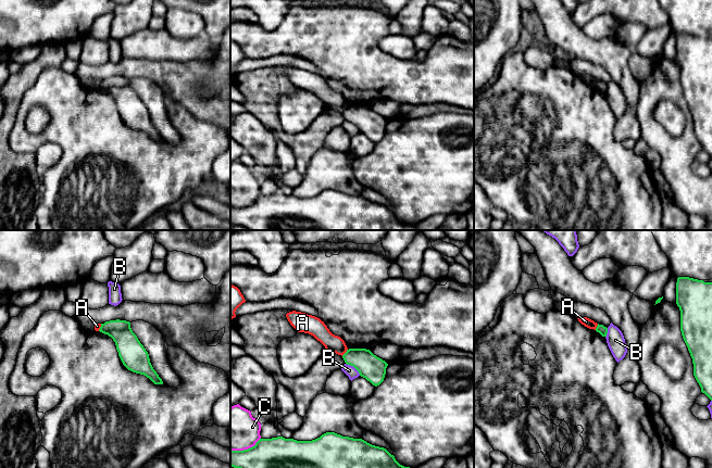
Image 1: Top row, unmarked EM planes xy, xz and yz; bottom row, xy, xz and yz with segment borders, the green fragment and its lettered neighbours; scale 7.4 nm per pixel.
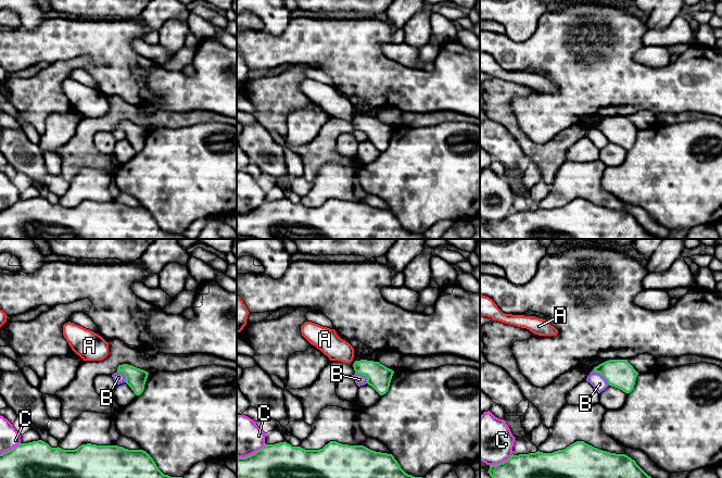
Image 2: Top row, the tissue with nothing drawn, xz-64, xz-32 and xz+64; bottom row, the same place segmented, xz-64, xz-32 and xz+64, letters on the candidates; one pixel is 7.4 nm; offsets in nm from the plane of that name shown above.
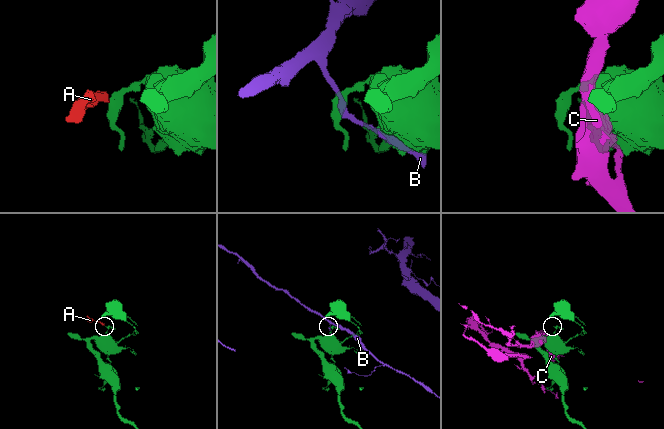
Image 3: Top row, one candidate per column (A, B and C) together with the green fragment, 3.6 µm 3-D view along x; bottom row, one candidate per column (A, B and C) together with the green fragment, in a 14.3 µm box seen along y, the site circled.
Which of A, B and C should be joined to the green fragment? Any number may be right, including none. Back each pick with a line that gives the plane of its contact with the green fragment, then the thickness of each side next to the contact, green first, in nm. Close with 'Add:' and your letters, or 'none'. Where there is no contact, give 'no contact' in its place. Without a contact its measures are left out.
Add: none

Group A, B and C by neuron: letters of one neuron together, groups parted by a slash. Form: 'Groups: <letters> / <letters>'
Groups: A / B / C

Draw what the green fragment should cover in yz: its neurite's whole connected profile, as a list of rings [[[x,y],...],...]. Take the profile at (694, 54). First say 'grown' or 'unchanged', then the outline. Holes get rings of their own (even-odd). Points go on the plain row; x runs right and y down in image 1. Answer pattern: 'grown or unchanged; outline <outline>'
unchanged; outline [[[678,34],[676,61],[680,67],[680,88],[694,121],[694,132],[712,157],[712,39],[689,34]]]

